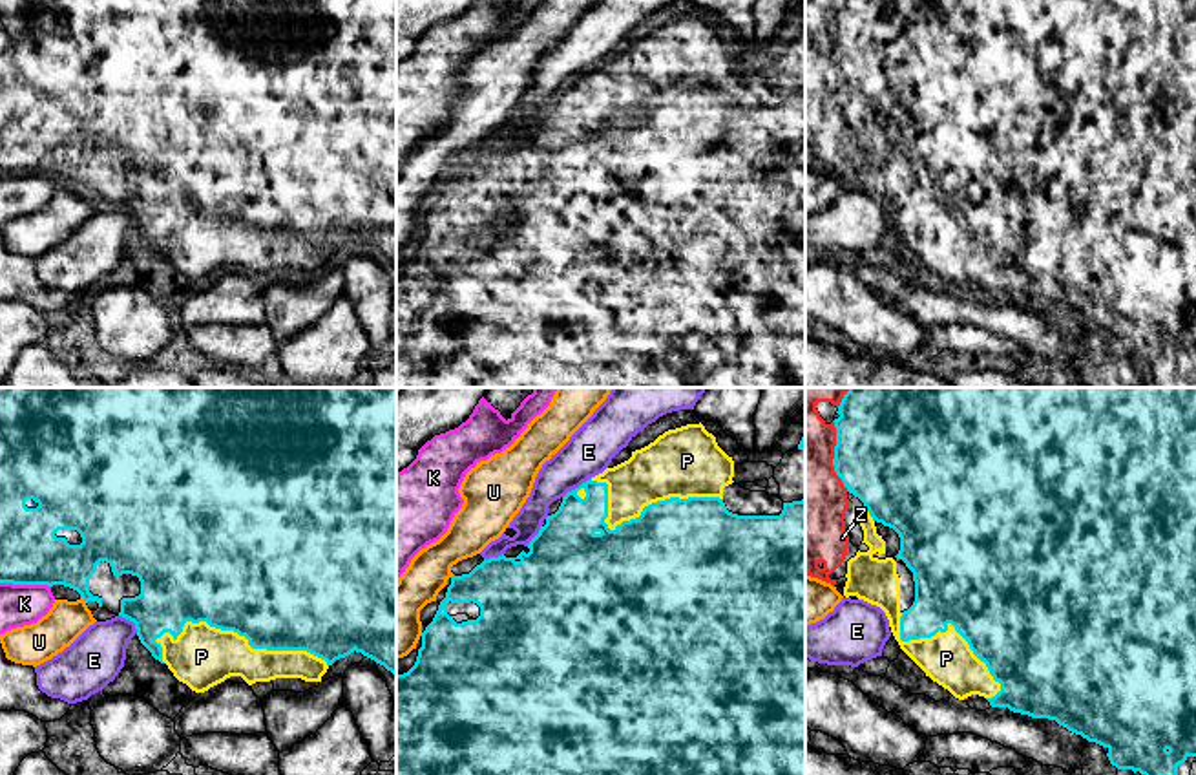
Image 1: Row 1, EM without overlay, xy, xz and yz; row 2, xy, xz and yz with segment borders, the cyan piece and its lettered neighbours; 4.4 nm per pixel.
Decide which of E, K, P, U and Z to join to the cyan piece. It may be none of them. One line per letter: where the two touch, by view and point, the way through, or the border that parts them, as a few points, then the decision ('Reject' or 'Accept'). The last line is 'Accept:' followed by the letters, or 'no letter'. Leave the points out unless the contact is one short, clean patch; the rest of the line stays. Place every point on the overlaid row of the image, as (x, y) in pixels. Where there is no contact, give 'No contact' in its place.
E: Touches cyan at xz (576, 488). Reject
K: Touches cyan at xy (26, 583). Reject
P: Touches cyan at xy (241, 635). Accept
U: Touches cyan at xy (84, 600). Reject
Z: Touches cyan at yz (835, 456). Reject
Accept: P

